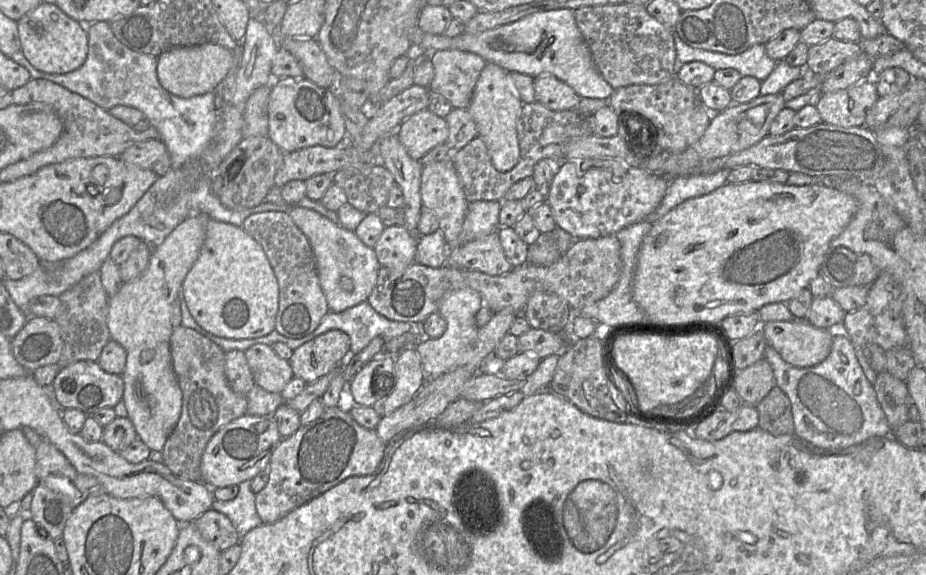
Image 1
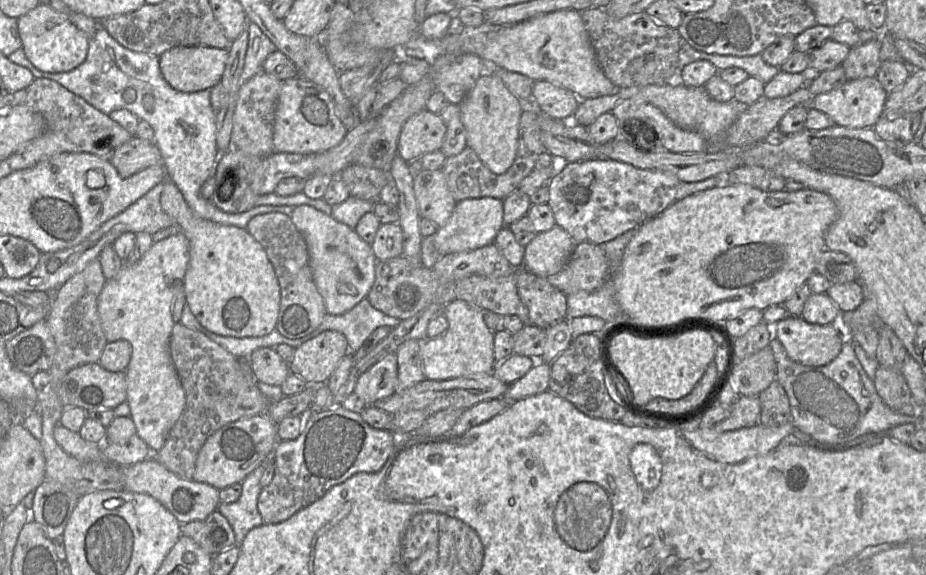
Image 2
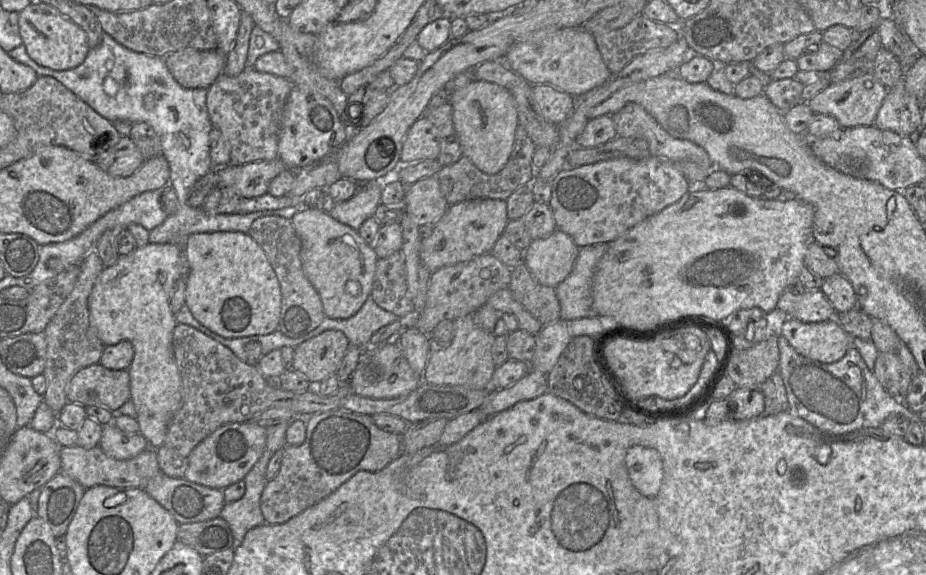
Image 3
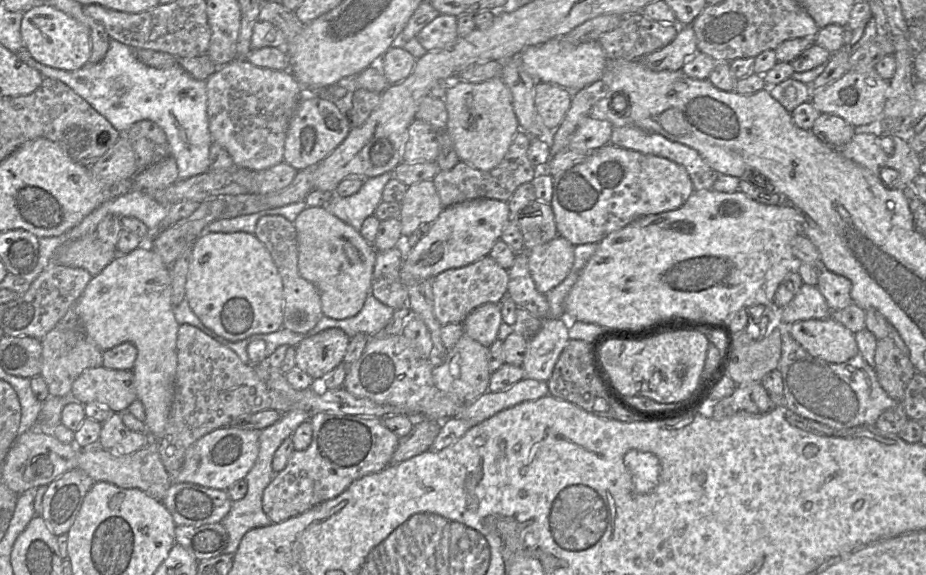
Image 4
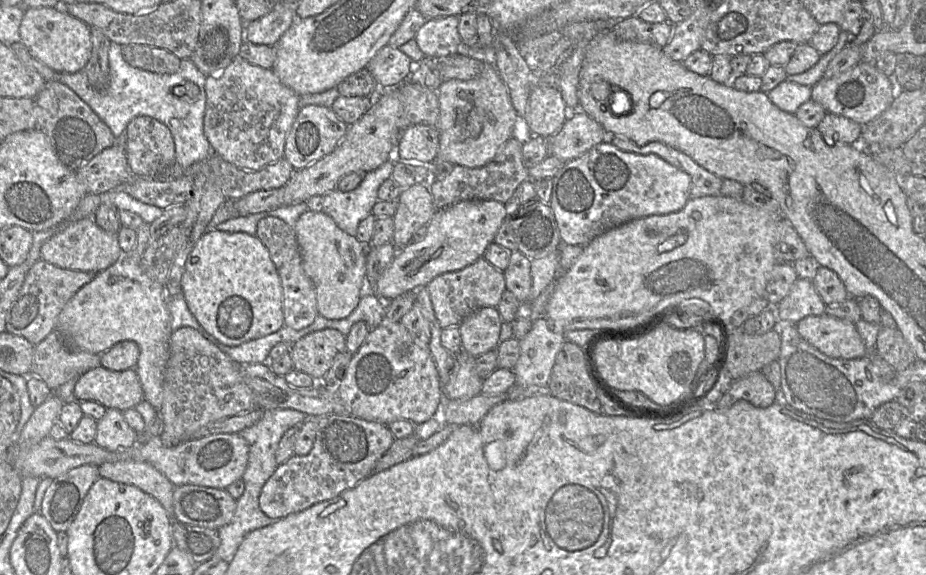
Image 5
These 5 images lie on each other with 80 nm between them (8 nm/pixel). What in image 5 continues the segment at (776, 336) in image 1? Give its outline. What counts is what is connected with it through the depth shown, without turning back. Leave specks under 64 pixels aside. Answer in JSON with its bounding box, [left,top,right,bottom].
[796,313,869,359]

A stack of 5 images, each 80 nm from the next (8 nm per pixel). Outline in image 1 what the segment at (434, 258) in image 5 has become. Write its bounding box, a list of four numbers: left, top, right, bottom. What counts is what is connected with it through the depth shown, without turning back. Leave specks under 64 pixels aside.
[462,201,501,244]

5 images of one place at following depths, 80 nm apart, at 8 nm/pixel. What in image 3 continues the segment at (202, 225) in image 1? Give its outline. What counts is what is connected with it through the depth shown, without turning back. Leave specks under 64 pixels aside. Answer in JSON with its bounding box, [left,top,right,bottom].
[88,243,183,448]

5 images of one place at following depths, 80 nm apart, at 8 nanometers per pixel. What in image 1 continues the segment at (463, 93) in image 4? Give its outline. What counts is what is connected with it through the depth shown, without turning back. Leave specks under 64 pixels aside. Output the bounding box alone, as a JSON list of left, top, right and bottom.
[467,62,523,172]

